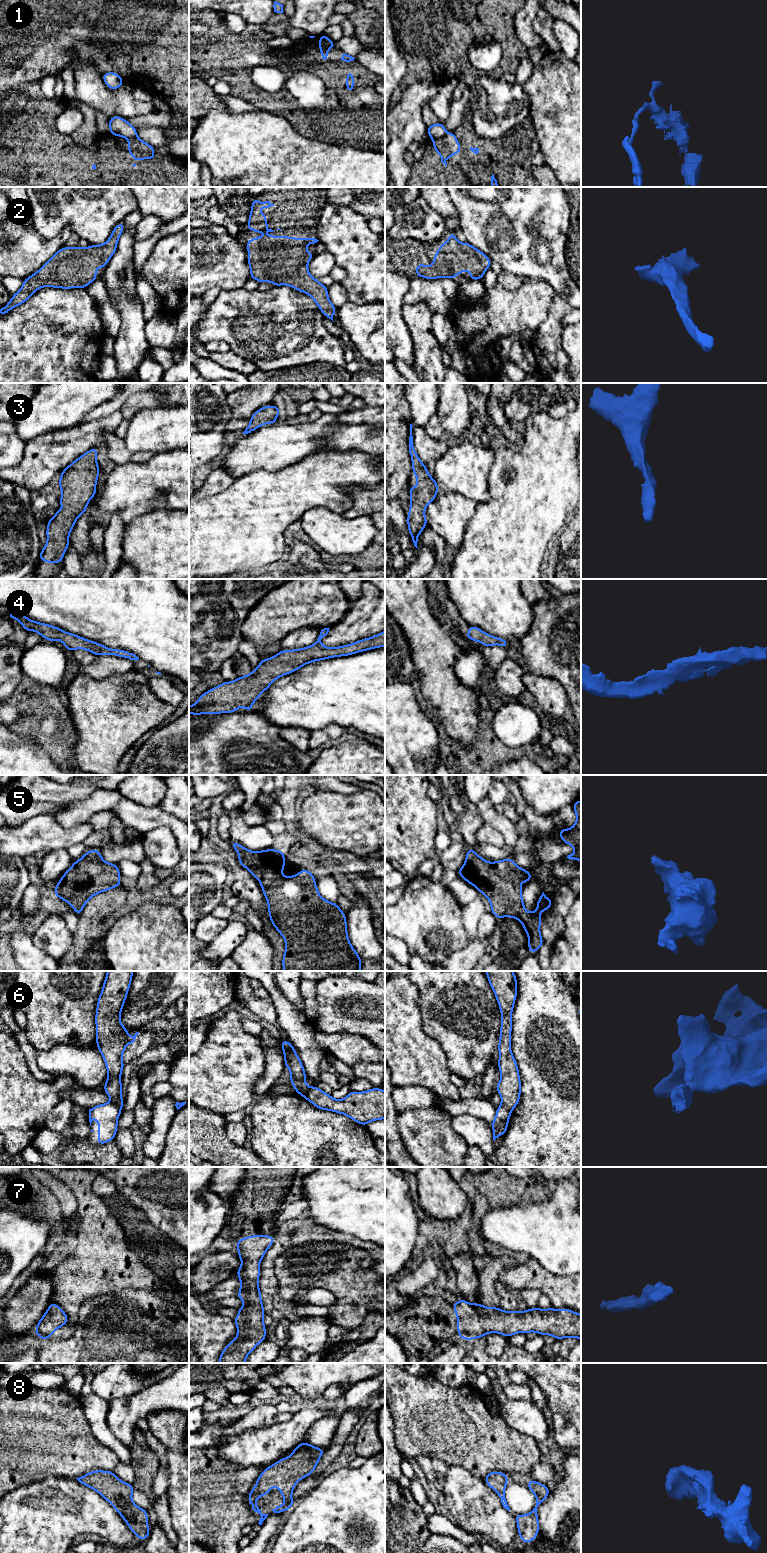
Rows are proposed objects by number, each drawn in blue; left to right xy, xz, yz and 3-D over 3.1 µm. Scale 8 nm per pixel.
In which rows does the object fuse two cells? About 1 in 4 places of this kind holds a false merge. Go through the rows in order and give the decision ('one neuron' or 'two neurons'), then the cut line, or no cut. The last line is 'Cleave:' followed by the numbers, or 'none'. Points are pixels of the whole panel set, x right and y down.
1: two neurons; cut xz (333, 41), (321, 51)
2: one neuron; cut none
3: one neuron; cut none
4: one neuron; cut none
5: one neuron; cut none
6: two neurons; cut xy (111, 1101), (120, 1110)
7: one neuron; cut none
8: one neuron; cut none
Cleave: 1, 6

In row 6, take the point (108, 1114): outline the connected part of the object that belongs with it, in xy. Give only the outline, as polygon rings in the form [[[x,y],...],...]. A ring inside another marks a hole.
[[[112,1102],[99,1104],[89,1109],[90,1126],[94,1119],[99,1120],[96,1145],[106,1144],[114,1140],[118,1131],[117,1121],[121,1113],[121,1110]]]

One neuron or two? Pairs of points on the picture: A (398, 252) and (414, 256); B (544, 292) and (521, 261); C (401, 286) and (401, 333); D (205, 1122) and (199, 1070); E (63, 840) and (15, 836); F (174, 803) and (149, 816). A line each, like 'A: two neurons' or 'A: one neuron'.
A: one neuron
B: two neurons
C: one neuron
D: two neurons
E: one neuron
F: two neurons

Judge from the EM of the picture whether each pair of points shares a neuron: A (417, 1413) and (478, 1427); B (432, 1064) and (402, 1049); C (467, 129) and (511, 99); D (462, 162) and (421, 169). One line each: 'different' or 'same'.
A: same
B: same
C: different
D: same

